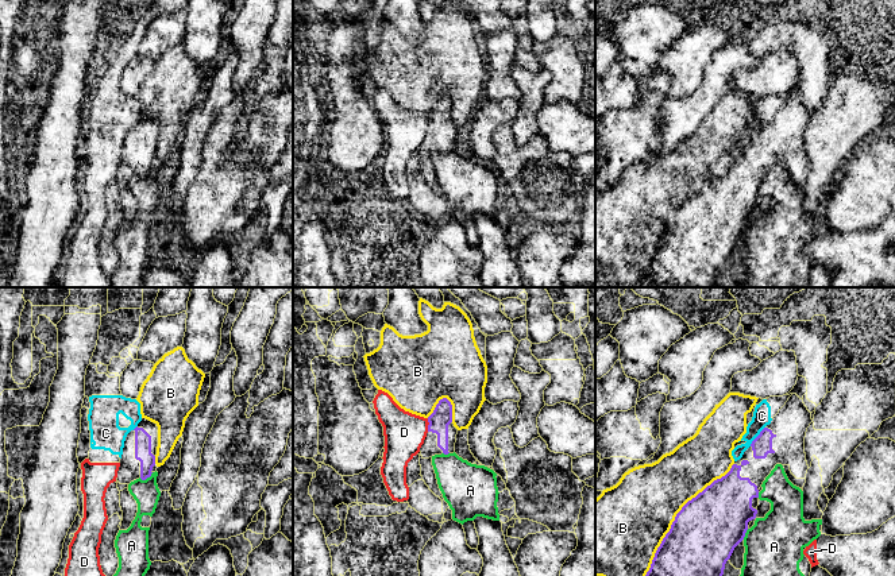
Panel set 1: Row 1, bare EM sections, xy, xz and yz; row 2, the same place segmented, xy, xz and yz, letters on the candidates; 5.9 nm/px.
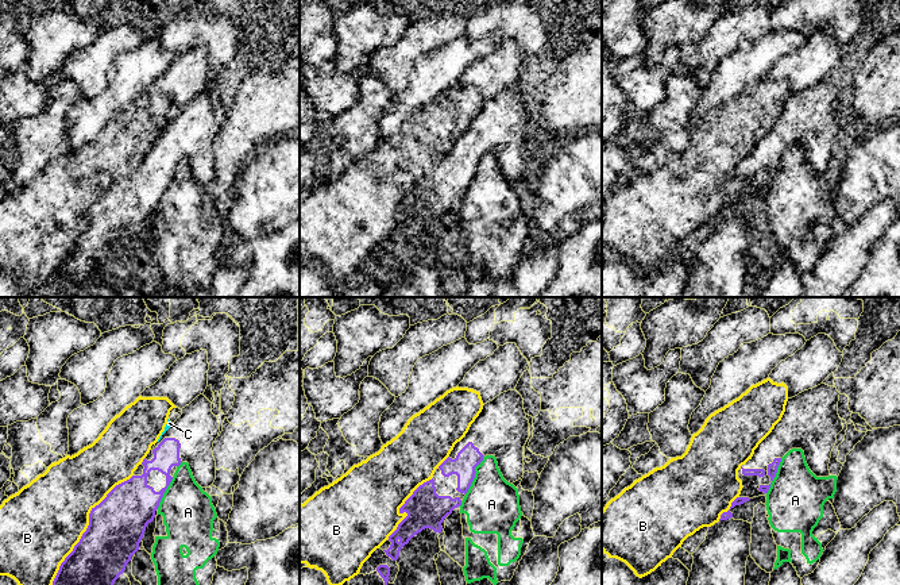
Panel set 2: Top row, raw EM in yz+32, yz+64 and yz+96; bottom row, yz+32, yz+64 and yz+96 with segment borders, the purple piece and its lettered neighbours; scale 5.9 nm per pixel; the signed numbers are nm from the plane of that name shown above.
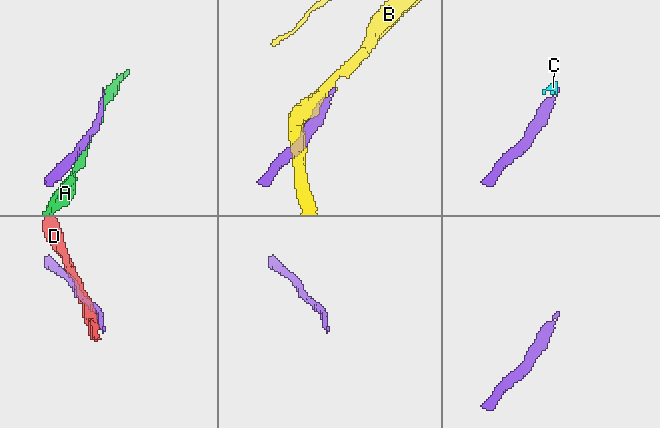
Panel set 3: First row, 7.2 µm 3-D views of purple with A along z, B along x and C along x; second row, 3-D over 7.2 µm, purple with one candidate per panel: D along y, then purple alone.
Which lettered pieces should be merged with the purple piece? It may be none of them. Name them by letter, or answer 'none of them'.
none of them

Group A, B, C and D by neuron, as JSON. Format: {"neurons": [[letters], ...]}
{"neurons": [["A"], ["B"], ["C", "D"]]}

